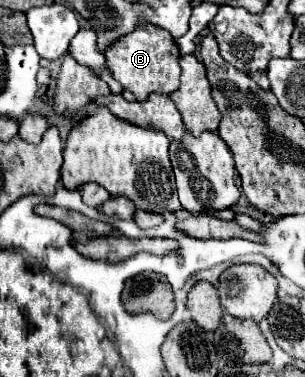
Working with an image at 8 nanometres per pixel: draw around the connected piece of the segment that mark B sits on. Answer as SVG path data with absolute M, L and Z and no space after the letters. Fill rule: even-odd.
M138 25L132 33L120 37L120 41L114 41L112 47L104 51L104 57L106 69L110 69L112 77L120 81L124 89L132 91L138 101L148 99L152 93L170 95L180 85L180 51L174 39L156 25Z

